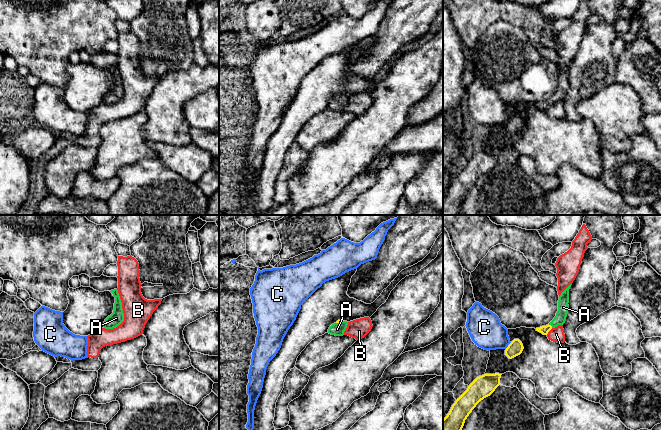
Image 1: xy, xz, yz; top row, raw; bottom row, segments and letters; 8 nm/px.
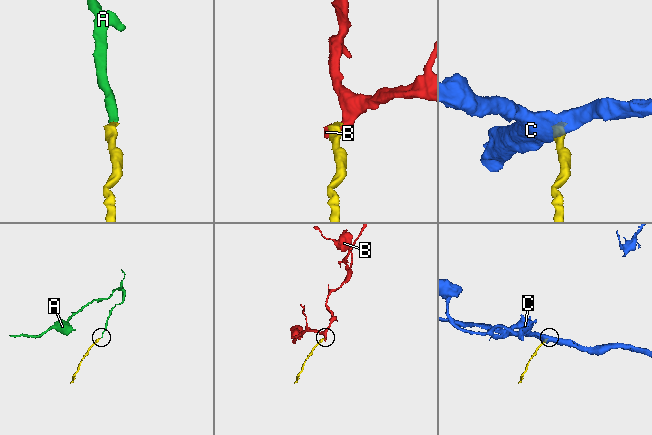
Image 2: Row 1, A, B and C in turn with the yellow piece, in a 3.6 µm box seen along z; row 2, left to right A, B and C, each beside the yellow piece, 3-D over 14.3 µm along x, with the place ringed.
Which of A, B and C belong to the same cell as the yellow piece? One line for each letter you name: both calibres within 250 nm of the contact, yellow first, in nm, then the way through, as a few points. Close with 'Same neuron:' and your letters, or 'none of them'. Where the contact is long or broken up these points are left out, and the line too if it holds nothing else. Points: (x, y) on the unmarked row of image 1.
A: 70/90 nm | across yz (544, 106), (550, 101), (561, 91), (563, 83)
Same neuron: A

